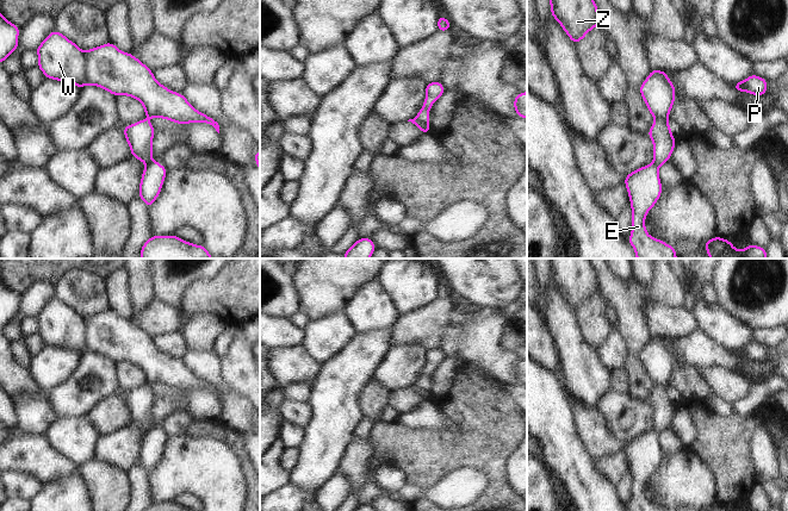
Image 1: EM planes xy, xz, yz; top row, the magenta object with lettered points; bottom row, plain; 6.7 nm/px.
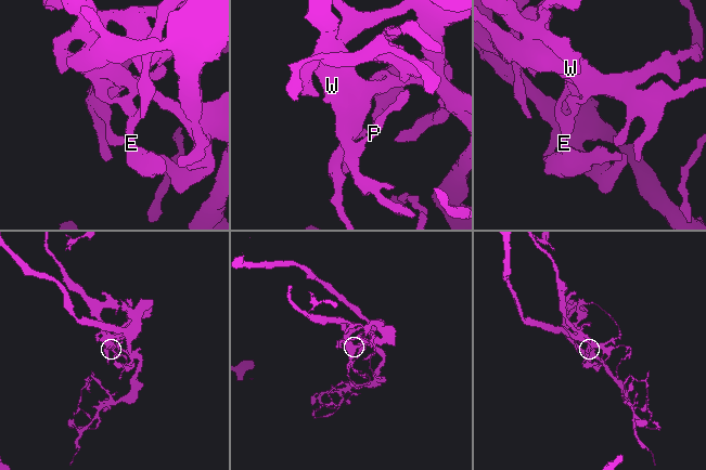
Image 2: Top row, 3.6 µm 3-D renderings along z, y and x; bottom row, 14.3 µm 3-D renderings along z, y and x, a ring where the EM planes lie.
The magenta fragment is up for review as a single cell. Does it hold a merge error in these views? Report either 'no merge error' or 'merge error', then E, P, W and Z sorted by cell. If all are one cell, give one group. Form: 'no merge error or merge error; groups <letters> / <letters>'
merge error; groups E / P W Z

